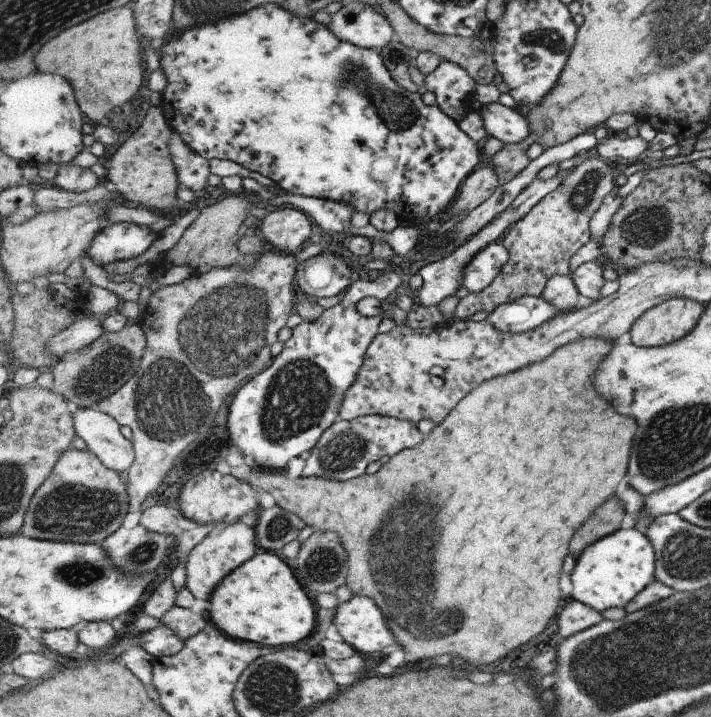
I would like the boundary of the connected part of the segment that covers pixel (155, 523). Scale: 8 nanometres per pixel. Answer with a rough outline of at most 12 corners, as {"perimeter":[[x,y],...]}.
{"perimeter":[[163,504],[140,524],[177,540],[173,586],[187,588],[188,556],[217,524],[199,524]]}

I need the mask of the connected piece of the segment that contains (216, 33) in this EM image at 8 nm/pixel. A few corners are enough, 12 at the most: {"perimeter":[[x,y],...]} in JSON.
{"perimeter":[[279,4],[174,30],[206,160],[439,221],[485,162],[377,49]]}

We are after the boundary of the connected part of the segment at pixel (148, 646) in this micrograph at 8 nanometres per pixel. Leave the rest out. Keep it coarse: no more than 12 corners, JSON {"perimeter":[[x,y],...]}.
{"perimeter":[[161,624],[139,636],[153,656],[175,656],[185,646],[169,626]]}

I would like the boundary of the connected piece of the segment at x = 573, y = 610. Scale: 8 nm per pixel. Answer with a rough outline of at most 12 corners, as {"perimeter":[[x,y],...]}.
{"perimeter":[[573,600],[557,617],[564,638],[603,621],[601,612]]}

